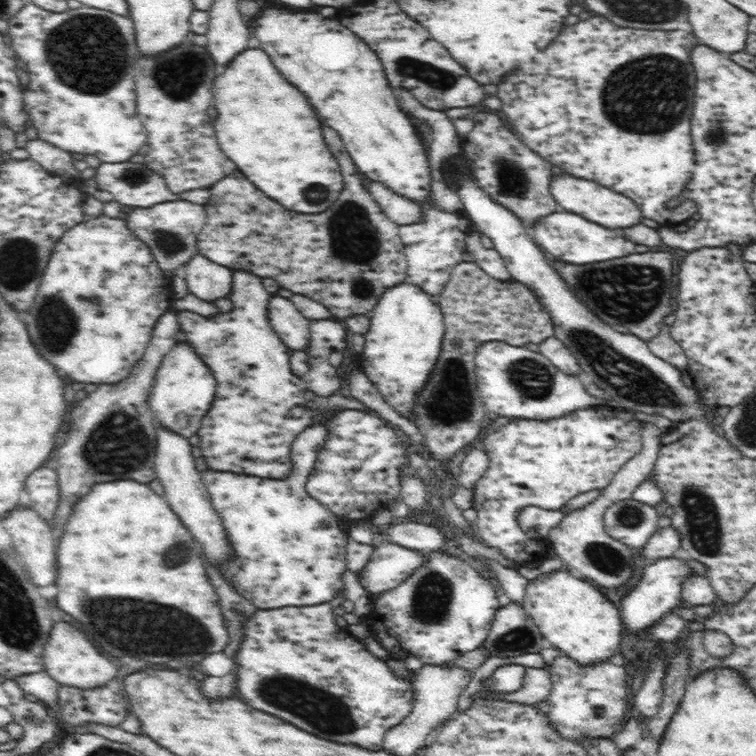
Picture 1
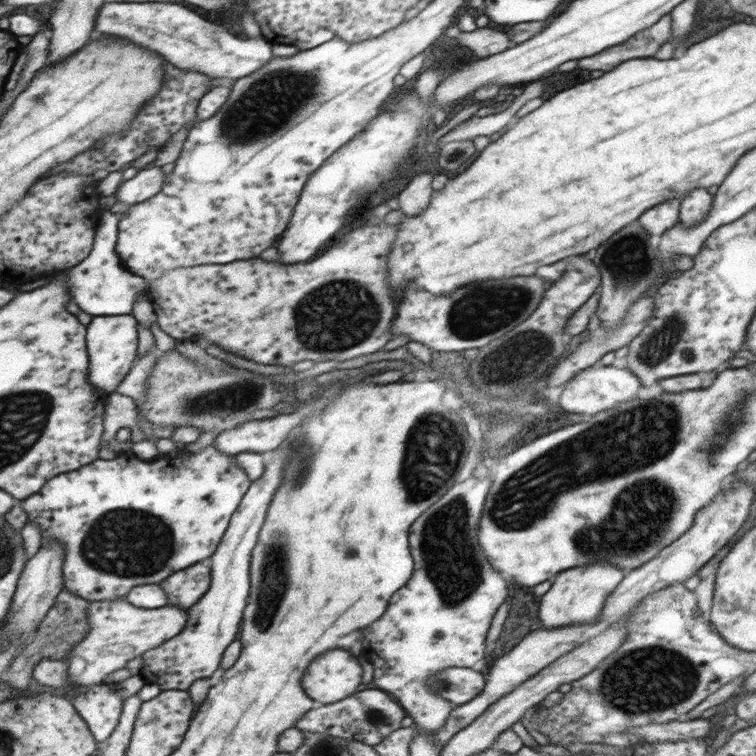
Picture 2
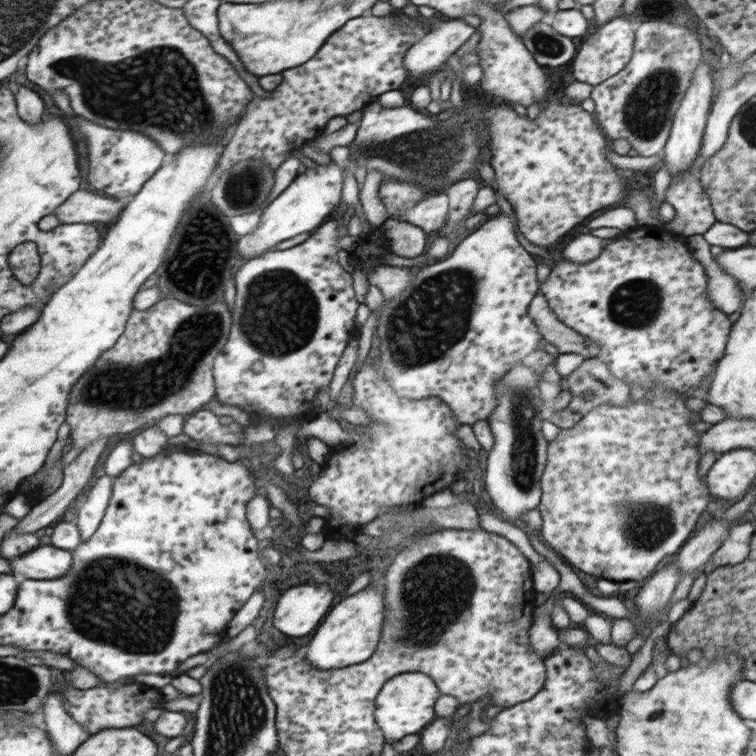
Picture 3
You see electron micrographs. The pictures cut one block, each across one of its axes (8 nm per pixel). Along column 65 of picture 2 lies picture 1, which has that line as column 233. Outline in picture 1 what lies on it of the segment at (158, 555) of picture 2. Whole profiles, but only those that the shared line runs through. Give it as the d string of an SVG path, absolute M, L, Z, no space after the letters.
M330 410L331 415L325 423L311 424L296 436L291 446L295 468L284 482L264 482L262 478L256 482L258 478L208 468L200 472L209 501L220 515L234 552L226 570L227 577L233 581L236 592L258 609L317 605L331 601L343 590L347 533L338 527L337 516L304 490L319 450L331 434L332 417L339 412L336 410L332 414Z

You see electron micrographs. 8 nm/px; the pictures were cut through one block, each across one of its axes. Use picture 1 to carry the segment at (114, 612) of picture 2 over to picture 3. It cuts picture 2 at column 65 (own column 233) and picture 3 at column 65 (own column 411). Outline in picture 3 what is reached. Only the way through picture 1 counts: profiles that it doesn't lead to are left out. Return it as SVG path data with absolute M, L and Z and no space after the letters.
M132 682L132 688L130 684L124 684L120 688L100 688L98 686L90 690L76 690L70 686L62 686L60 694L62 694L68 714L78 721L80 726L84 726L84 730L88 730L90 735L100 730L108 730L108 728L130 728L134 724L140 724L144 720L144 712L164 704L164 698L156 688L136 684L136 682Z

